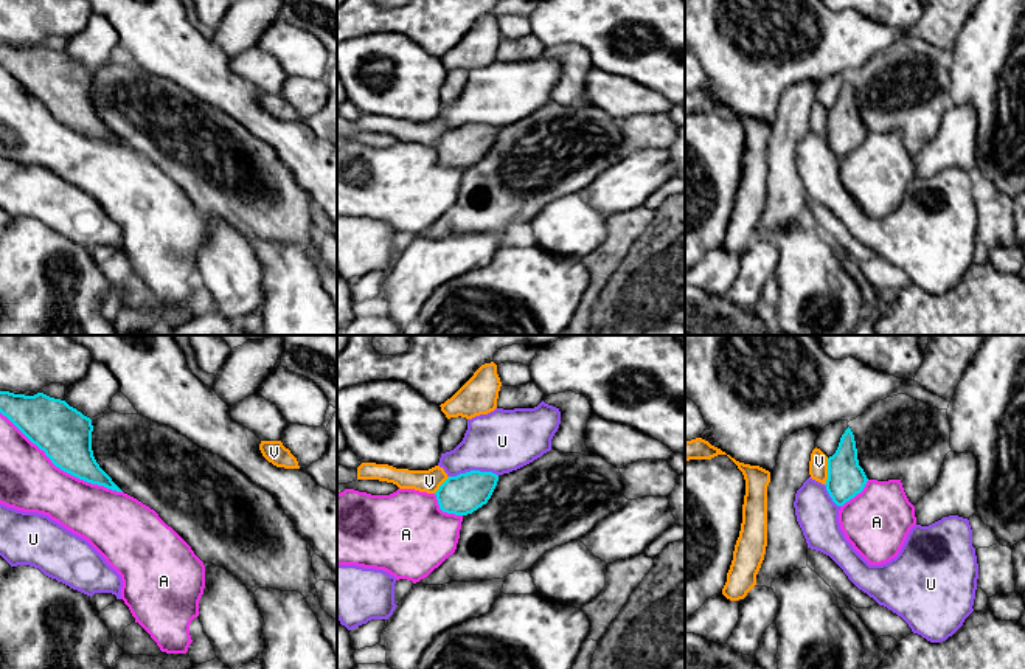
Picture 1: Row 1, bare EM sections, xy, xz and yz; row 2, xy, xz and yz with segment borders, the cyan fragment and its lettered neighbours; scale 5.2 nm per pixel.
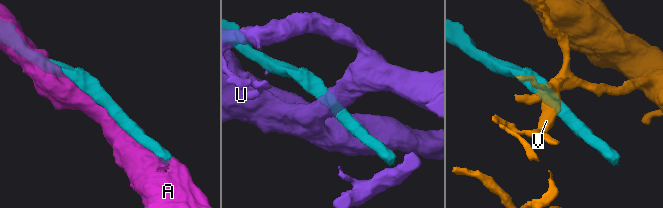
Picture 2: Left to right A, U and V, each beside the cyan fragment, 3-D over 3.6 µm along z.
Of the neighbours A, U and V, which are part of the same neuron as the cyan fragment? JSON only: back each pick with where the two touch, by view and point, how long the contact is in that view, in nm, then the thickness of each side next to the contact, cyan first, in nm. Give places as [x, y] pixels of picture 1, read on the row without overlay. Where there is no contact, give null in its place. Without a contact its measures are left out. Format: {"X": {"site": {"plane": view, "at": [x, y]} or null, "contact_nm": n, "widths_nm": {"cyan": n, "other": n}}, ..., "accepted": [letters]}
{"A": {"site": {"plane": "xy", "at": [61, 121]}, "contact_nm": 750, "widths_nm": {"cyan": 280, "other": 300}}, "accepted": ["A"]}

